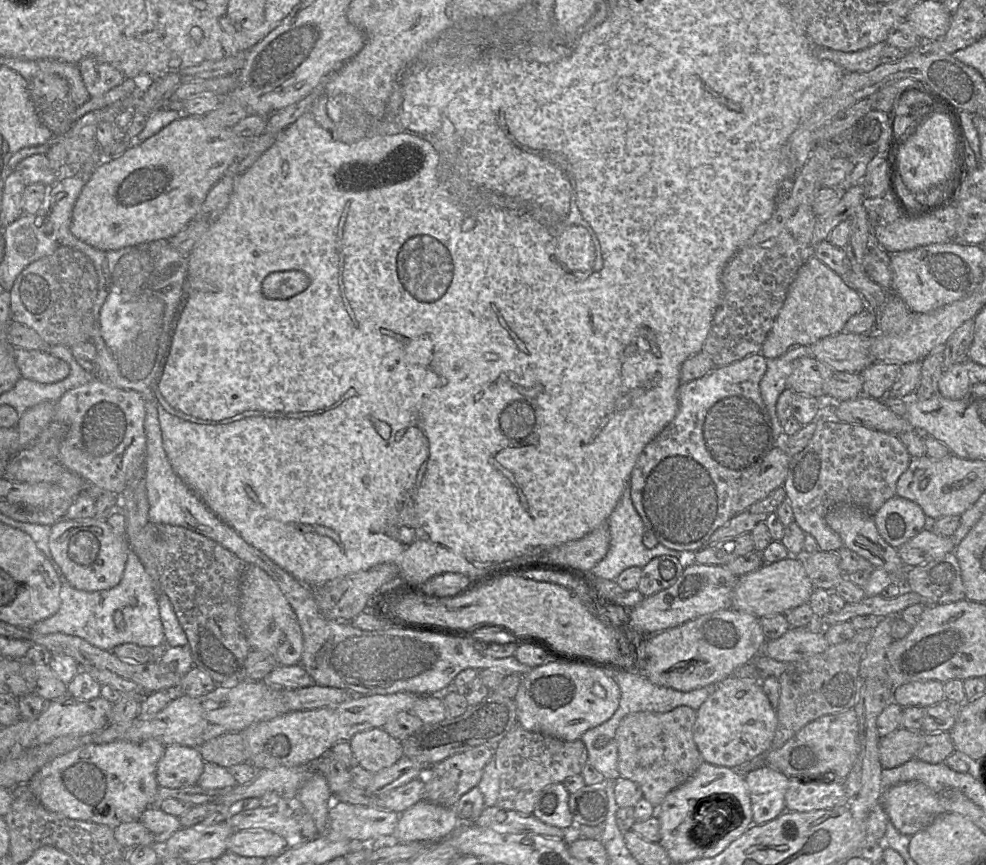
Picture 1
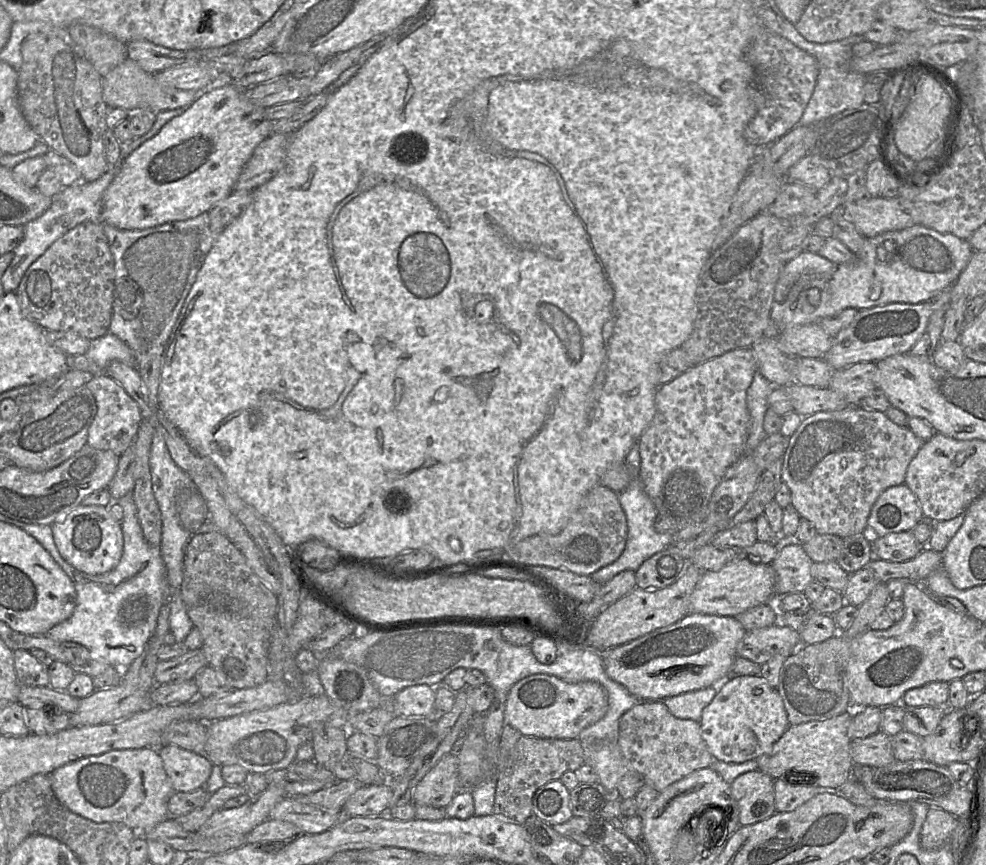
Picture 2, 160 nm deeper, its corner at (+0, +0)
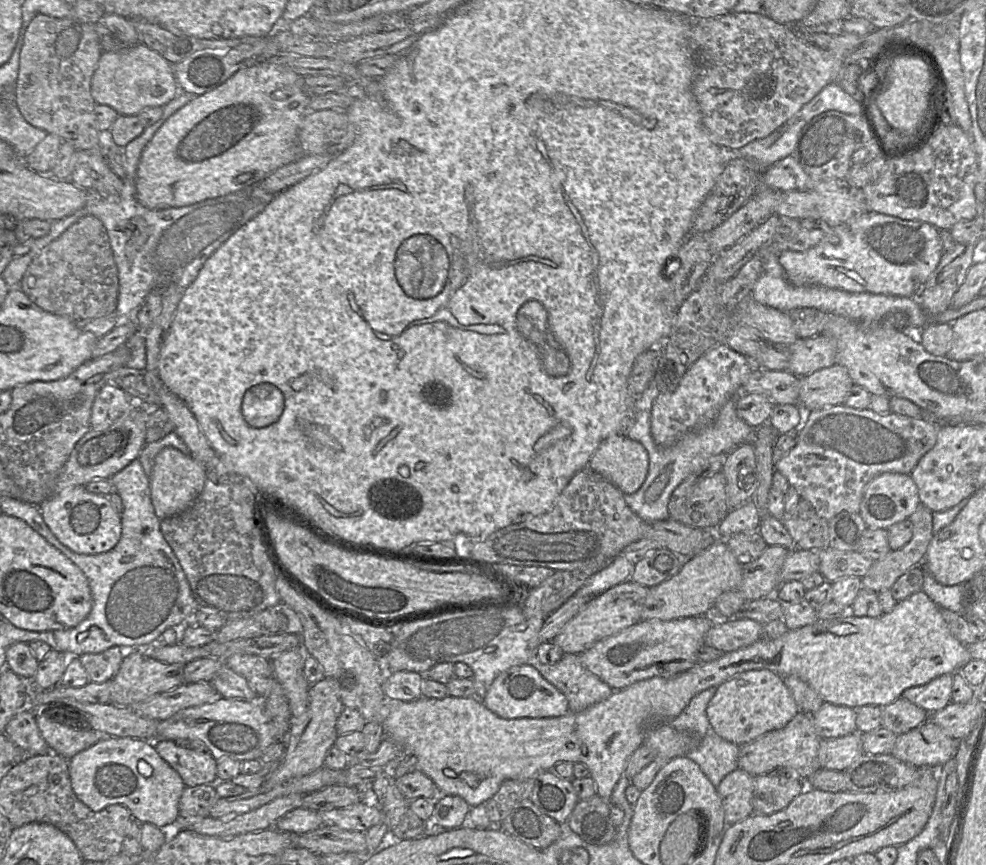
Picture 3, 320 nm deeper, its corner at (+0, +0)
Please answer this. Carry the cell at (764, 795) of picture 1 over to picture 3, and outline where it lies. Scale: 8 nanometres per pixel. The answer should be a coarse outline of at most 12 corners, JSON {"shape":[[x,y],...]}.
{"shape":[[742,769],[717,786],[725,822],[754,813],[754,776]]}

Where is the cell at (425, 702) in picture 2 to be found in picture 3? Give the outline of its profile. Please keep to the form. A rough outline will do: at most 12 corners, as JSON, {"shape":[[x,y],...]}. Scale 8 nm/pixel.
{"shape":[[422,674],[386,675],[386,697],[405,702],[422,697]]}

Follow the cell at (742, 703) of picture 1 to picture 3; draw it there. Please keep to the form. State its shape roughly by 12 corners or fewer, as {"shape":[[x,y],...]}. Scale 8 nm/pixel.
{"shape":[[750,670],[719,685],[711,732],[741,746],[799,709],[783,677]]}

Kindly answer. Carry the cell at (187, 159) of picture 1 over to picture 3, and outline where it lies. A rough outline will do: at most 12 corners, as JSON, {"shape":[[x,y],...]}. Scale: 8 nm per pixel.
{"shape":[[261,63],[144,148],[136,199],[185,207],[301,158],[305,76]]}

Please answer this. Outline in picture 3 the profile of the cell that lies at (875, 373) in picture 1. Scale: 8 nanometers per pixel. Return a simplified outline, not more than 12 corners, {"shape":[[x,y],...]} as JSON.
{"shape":[[840,365],[800,377],[805,411],[843,404],[854,382]]}

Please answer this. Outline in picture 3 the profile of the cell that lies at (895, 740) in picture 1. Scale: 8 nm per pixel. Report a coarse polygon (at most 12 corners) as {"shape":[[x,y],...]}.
{"shape":[[858,731],[822,738],[821,768],[844,771],[864,753]]}

